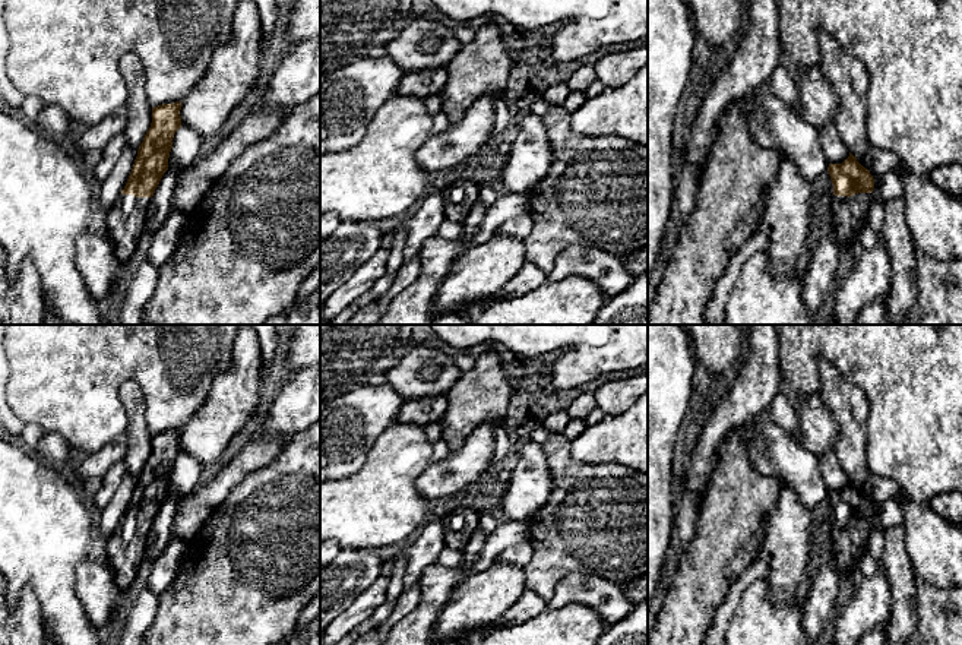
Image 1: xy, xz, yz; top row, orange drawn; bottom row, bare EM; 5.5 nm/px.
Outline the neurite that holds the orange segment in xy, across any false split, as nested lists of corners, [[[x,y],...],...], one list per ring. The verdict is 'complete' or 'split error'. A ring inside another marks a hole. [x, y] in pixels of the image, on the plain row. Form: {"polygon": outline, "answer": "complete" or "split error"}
{"polygon": [[[181,429],[152,436],[152,450],[139,474],[129,508],[107,544],[107,565],[118,589],[127,591],[148,551],[152,529],[164,500],[175,459],[181,455]]], "answer": "split error"}

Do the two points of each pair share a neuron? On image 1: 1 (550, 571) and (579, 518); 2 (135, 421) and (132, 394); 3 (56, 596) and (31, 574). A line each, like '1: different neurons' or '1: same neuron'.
1: same neuron
2: same neuron
3: same neuron

